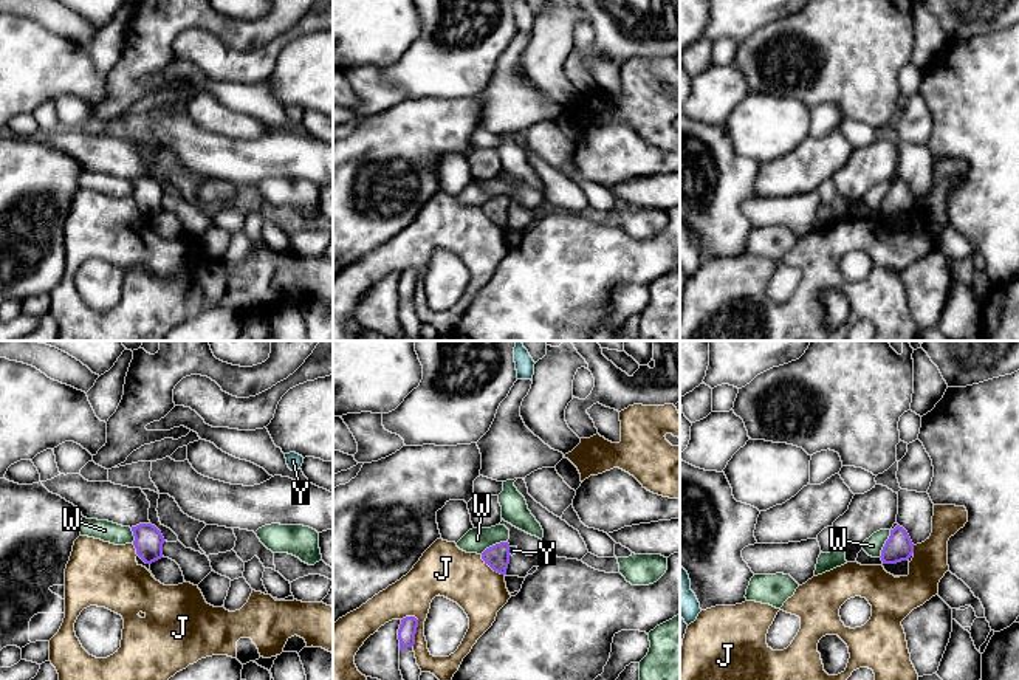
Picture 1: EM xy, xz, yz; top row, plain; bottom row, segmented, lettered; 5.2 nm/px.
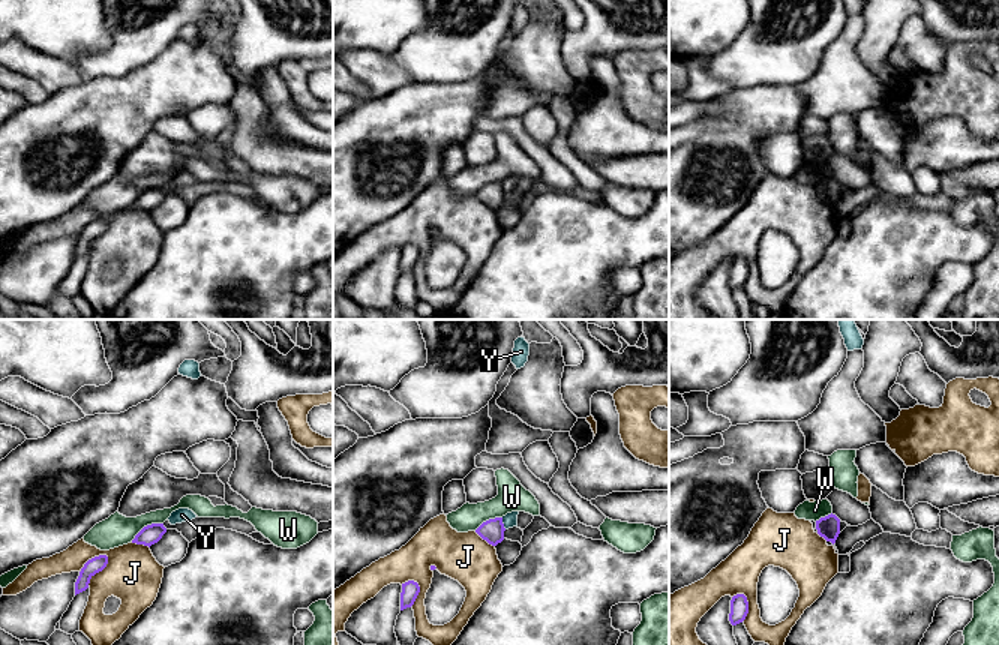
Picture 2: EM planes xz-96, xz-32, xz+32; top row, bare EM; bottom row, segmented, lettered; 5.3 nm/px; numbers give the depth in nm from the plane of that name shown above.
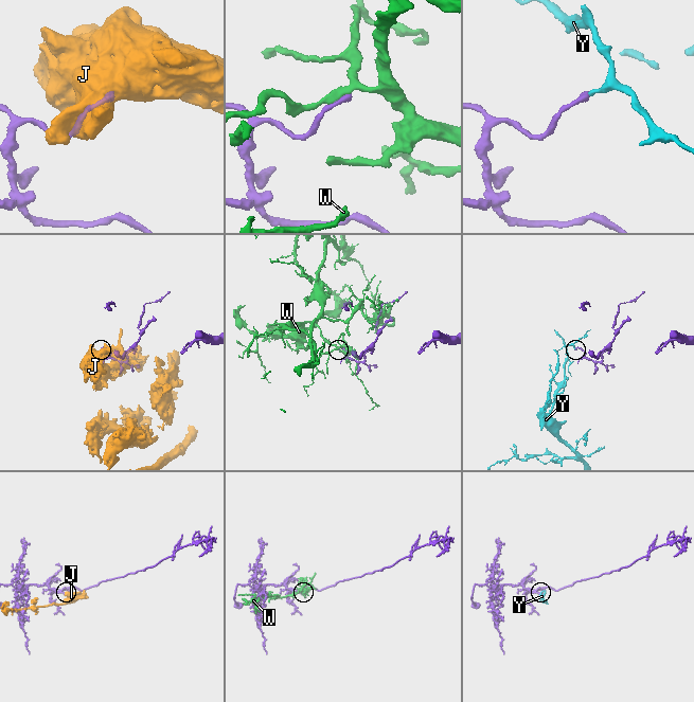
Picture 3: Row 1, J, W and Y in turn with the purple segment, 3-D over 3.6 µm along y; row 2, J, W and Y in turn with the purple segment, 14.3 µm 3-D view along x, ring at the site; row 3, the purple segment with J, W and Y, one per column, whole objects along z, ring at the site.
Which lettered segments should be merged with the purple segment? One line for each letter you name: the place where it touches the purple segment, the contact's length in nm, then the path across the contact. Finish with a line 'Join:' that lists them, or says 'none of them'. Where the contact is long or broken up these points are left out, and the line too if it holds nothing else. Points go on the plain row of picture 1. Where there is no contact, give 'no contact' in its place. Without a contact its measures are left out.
Join: none of them

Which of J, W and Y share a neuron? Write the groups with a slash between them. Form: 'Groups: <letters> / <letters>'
Groups: J / W / Y

